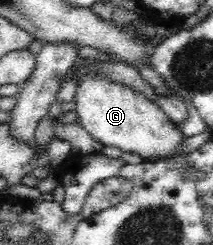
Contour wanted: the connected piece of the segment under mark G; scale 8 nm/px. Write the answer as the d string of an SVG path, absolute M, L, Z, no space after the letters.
M105 76L83 77L77 85L78 119L91 137L104 146L118 147L121 151L143 158L143 161L173 162L187 153L180 149L187 137L179 123L172 119L155 102L126 85L111 82Z

